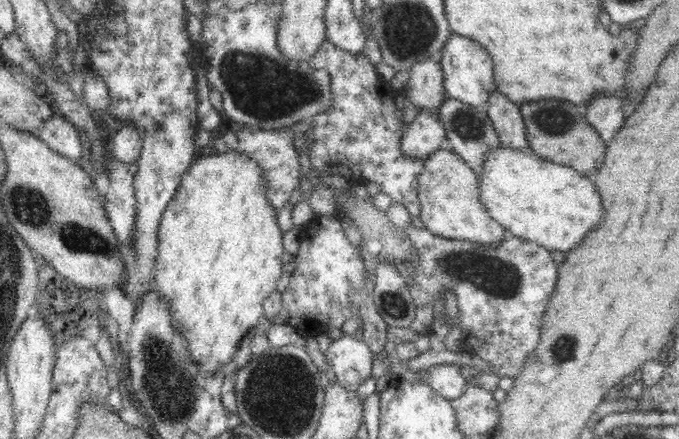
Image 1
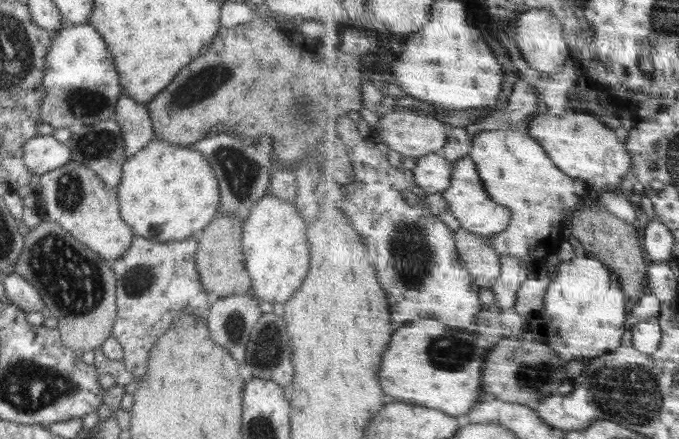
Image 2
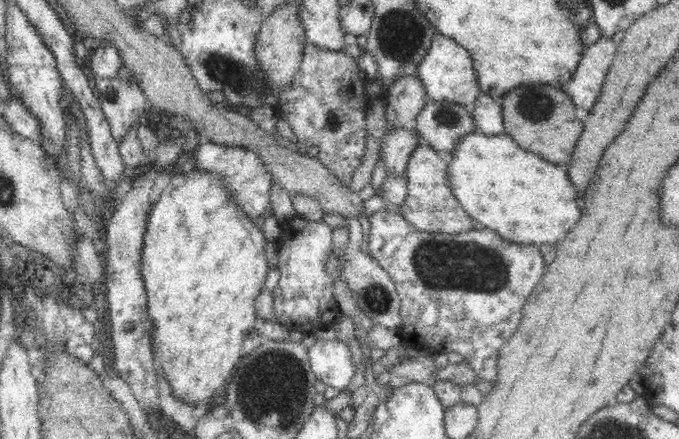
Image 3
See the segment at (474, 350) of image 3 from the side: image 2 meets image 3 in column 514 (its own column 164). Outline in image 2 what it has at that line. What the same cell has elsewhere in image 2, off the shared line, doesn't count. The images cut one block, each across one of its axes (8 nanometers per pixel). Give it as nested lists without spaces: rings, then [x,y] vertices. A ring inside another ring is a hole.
[[[134,236],[128,250],[112,266],[117,278],[117,317],[111,336],[122,345],[121,361],[136,378],[146,374],[150,349],[155,340],[171,327],[178,312],[188,312],[194,316],[202,316],[206,312],[210,294],[202,286],[196,271],[196,251],[196,236],[168,242]]]

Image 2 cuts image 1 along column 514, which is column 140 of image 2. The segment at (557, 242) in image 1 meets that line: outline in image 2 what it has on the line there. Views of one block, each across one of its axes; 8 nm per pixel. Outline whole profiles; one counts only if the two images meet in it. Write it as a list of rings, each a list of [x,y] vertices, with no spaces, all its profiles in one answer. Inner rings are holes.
[[[152,139],[122,165],[121,181],[117,184],[120,216],[135,236],[158,242],[181,241],[196,236],[220,212],[219,184],[204,155],[191,147]]]

